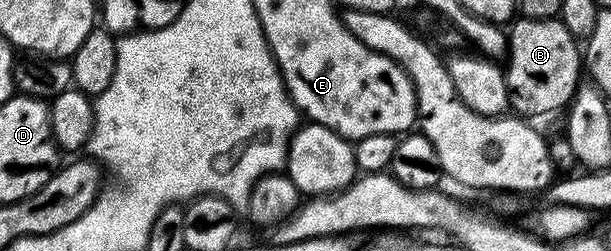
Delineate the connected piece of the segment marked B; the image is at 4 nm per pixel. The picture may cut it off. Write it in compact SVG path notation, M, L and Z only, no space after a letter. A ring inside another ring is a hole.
M520 17L511 27L512 31L507 32L506 56L509 108L520 117L552 115L560 110L563 112L574 98L576 87L582 82L581 44L570 33L570 29L560 23L559 18Z

